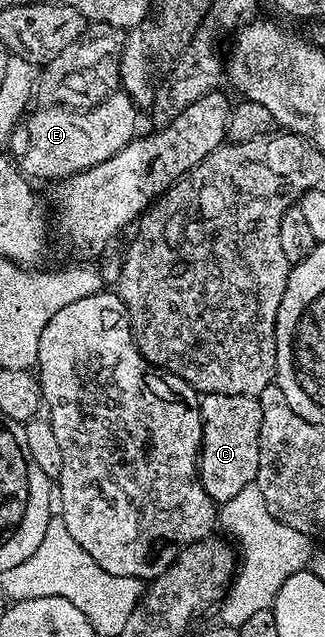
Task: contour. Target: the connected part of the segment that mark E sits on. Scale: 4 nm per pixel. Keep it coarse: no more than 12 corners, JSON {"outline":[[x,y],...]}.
{"outline":[[124,91],[90,109],[35,109],[19,153],[53,183],[114,157],[138,132]]}

